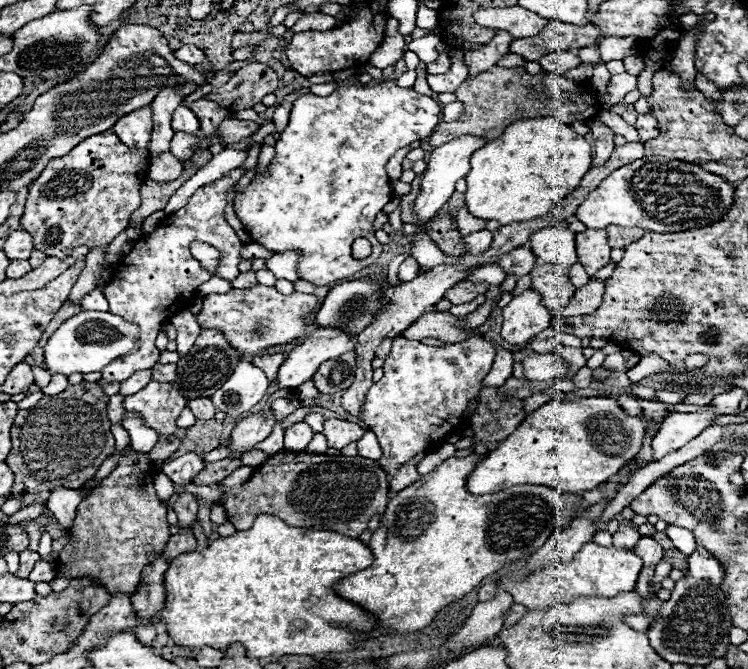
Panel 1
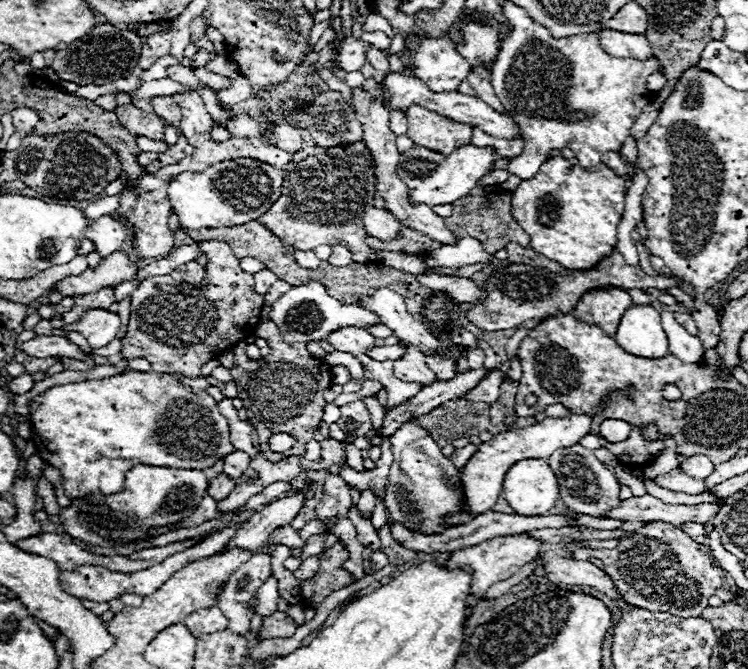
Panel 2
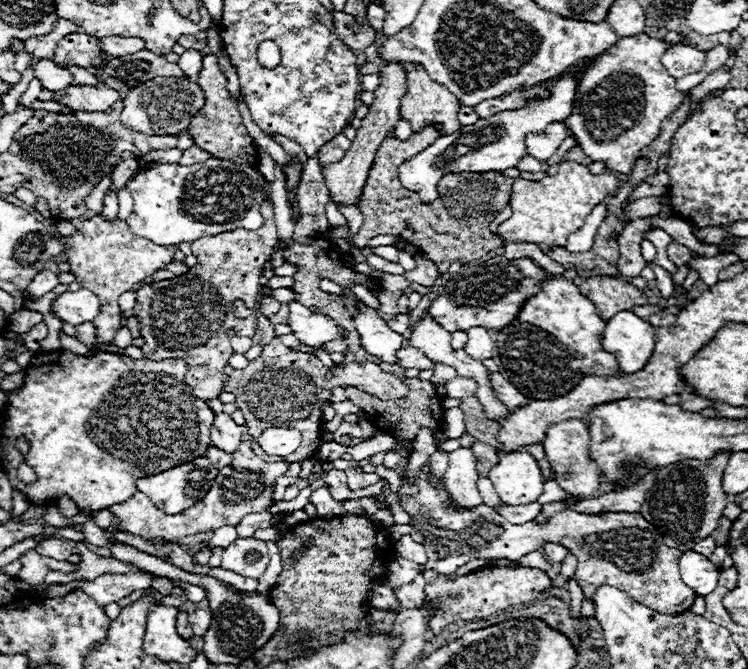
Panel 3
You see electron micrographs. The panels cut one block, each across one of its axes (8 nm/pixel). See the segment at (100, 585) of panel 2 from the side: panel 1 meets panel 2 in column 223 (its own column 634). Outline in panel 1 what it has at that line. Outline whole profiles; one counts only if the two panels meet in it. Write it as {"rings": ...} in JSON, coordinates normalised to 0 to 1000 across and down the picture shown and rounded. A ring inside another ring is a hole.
{"rings":[[[829,783],[826,795],[821,798],[821,816],[824,819],[834,819],[834,822],[848,822],[853,807],[856,807],[856,798],[842,783]]]}

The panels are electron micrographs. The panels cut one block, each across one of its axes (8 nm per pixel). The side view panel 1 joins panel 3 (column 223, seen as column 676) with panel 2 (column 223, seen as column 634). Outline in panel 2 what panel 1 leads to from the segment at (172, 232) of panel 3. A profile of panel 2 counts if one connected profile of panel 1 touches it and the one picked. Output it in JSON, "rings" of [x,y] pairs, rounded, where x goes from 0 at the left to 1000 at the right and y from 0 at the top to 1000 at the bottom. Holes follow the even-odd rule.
{"rings":[[[318,236],[283,245],[273,257],[243,257],[233,263],[225,275],[225,299],[243,341],[299,341],[345,329],[372,299],[374,281],[377,263],[366,248],[340,236]]]}

